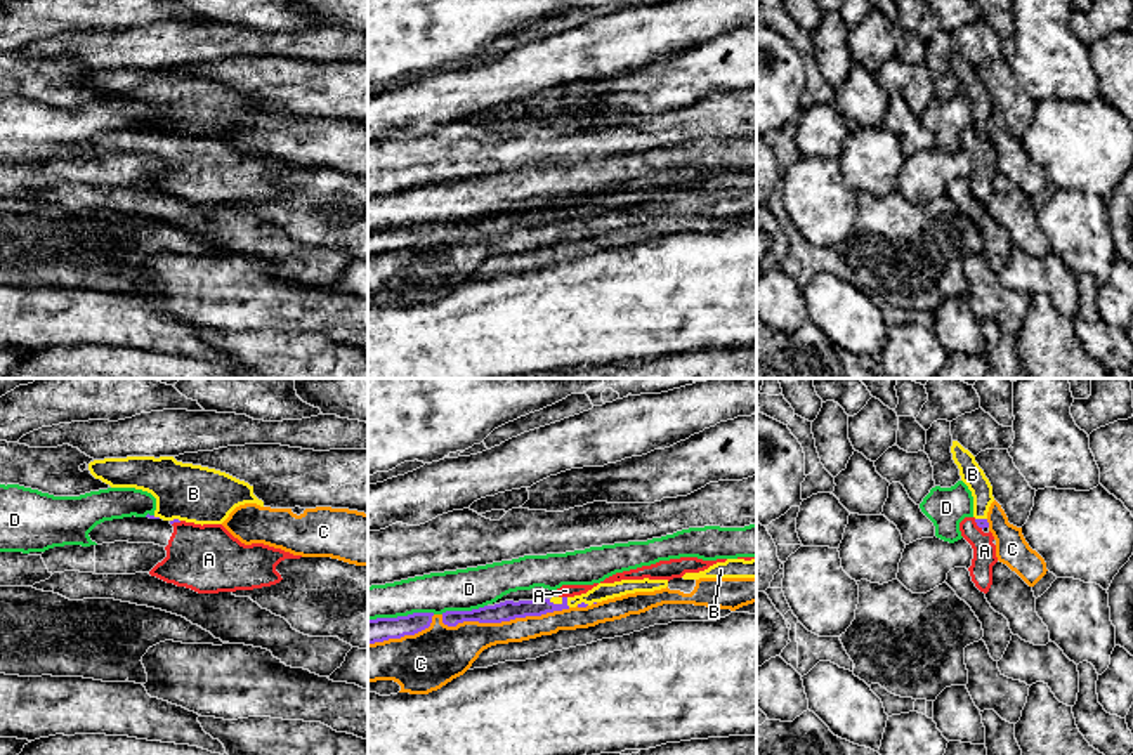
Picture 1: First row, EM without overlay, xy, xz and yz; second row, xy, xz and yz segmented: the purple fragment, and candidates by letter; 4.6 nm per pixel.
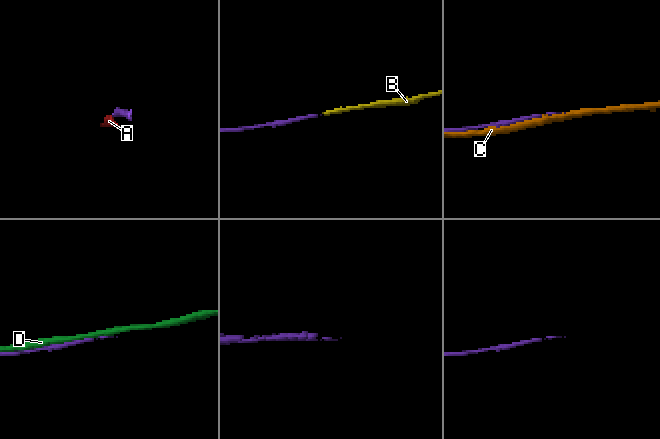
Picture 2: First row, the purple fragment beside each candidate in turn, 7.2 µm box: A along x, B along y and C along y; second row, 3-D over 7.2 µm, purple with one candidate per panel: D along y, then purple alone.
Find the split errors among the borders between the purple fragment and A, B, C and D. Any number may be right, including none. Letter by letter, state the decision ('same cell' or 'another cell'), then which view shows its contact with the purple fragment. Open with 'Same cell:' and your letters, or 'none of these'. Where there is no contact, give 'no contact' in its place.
Same cell: B
A: another cell | xz
B: same cell | xz
C: another cell | xz
D: another cell | xz

